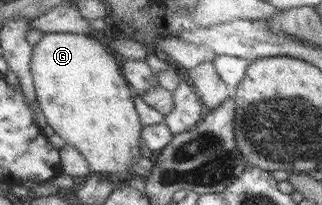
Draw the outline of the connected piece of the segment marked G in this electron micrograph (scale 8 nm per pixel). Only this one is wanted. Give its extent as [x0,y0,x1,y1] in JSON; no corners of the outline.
[30,32,142,180]

